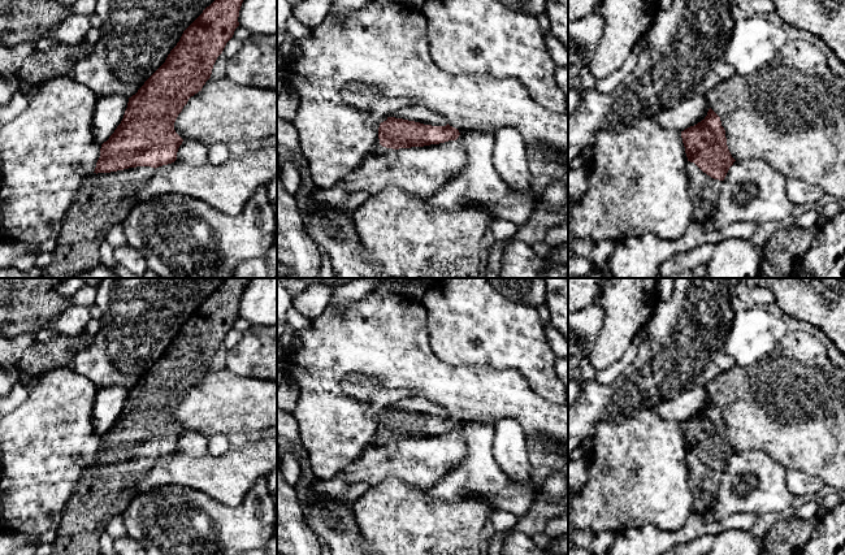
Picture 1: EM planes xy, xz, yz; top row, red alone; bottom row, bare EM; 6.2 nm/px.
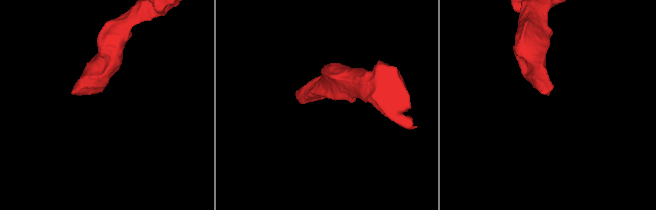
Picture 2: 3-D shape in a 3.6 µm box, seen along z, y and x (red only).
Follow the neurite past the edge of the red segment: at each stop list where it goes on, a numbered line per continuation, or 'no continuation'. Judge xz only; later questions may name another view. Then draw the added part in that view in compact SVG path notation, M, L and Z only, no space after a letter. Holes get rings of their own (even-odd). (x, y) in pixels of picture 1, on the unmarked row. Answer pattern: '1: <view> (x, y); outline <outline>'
1: xz (421, 406); outline M424 398L400 399L398 403L391 404L389 408L403 409L432 417L447 416L447 411L445 408Z

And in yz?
1: yz (703, 481); outline M688 454L689 487L694 495L693 512L706 513L715 500L722 484L722 472L703 464L694 454Z

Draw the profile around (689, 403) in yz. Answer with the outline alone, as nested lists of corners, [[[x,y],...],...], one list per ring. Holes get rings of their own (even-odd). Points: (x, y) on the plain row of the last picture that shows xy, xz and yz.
[[[694,387],[682,391],[679,396],[663,400],[655,406],[659,416],[666,420],[684,422],[697,416],[707,407],[710,396],[705,387]]]

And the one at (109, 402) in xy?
[[[99,387],[94,409],[92,426],[103,435],[121,415],[129,390],[124,387]]]

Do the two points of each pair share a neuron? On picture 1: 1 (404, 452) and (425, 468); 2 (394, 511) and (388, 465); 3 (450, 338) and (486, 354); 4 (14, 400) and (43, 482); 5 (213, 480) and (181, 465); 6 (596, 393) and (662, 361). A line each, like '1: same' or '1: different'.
1: same
2: different
3: same
4: different
5: same
6: same

